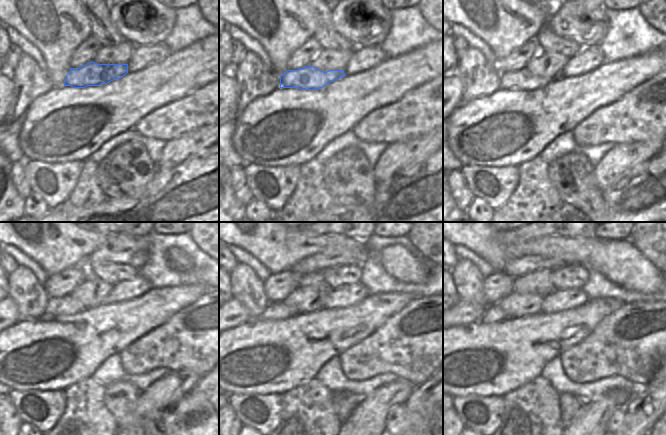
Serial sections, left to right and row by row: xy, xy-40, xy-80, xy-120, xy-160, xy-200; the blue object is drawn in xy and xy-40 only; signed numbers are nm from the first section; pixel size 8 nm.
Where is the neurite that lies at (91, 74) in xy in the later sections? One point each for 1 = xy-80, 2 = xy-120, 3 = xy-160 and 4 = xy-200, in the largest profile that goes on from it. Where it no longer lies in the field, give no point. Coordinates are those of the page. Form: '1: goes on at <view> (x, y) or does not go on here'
1: goes on at xy-80 (521, 79)
2: goes on at xy-120 (65, 306)
3: goes on at xy-160 (275, 310)
4: goes on at xy-200 (493, 313)

